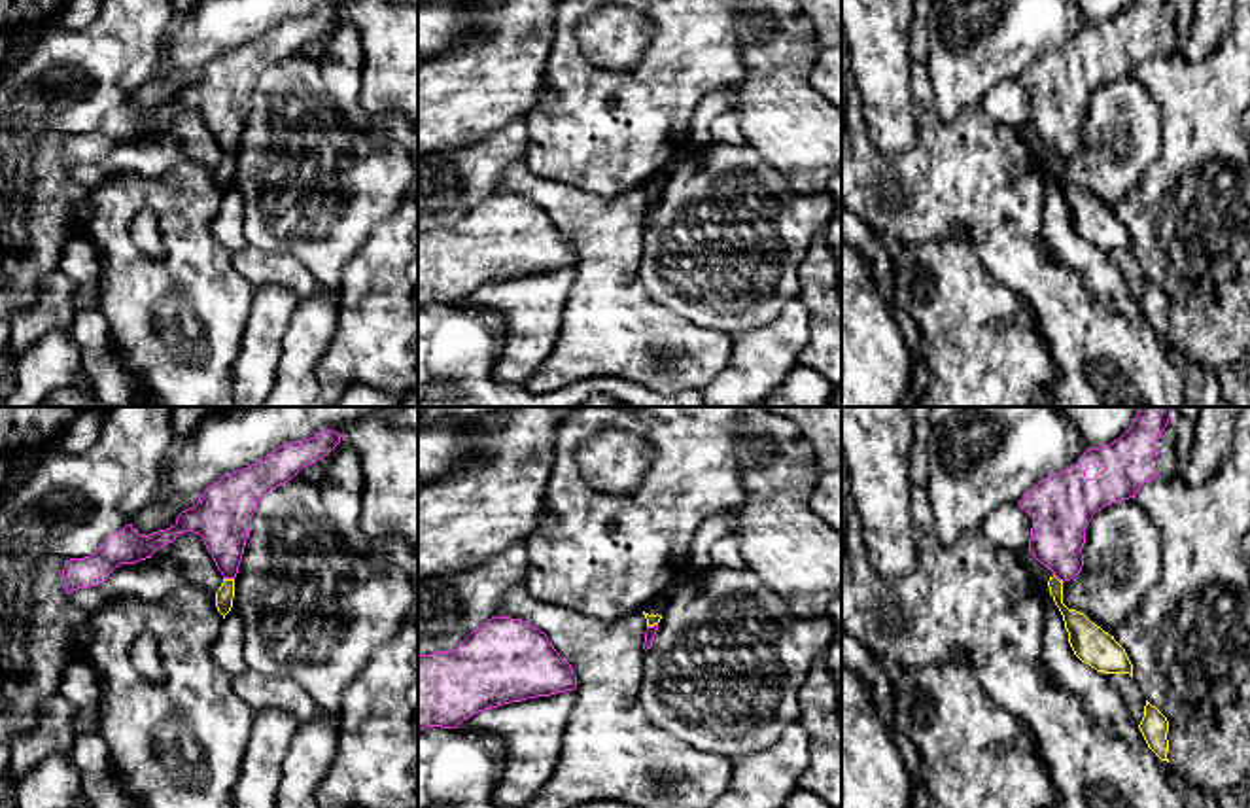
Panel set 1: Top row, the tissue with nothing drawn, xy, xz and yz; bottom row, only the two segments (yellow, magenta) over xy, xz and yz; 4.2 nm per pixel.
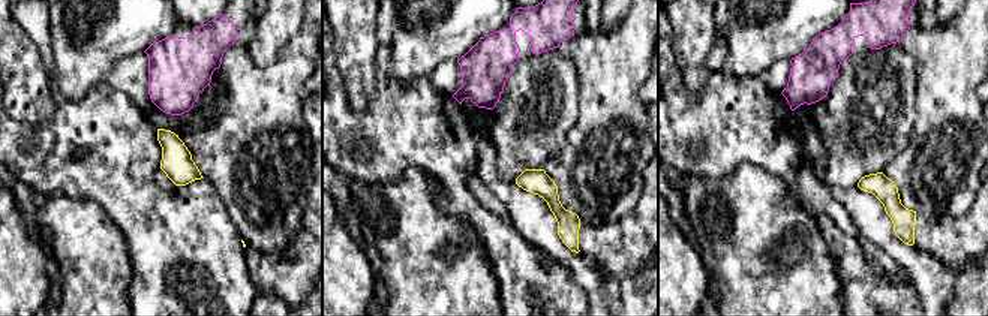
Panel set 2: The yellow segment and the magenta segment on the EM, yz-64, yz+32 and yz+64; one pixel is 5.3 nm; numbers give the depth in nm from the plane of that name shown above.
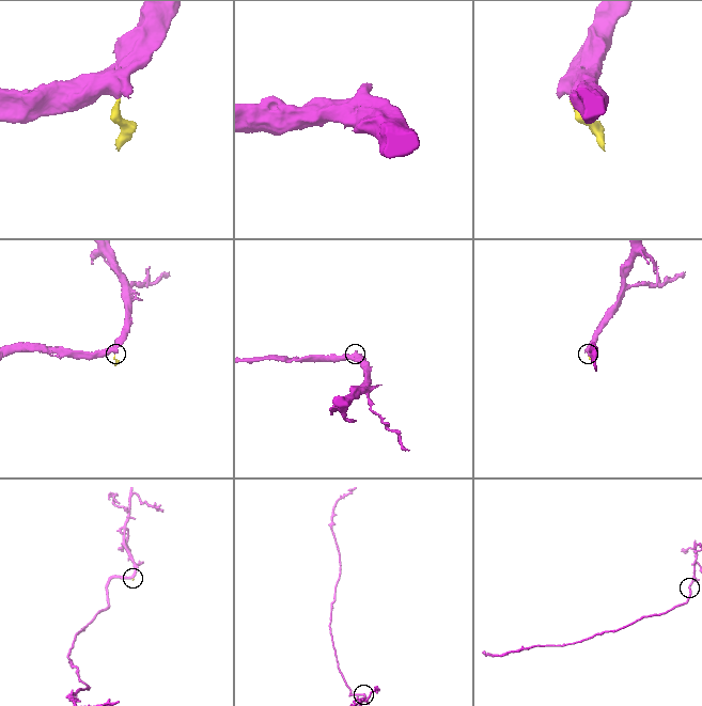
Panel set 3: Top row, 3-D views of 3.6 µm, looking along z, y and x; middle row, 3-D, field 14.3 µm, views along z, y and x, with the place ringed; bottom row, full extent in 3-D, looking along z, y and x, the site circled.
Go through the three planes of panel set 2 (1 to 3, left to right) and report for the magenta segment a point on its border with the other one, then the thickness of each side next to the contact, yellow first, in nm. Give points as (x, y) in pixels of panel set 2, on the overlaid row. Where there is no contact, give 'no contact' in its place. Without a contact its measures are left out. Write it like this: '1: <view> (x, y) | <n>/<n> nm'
1: no contact
2: no contact
3: no contact

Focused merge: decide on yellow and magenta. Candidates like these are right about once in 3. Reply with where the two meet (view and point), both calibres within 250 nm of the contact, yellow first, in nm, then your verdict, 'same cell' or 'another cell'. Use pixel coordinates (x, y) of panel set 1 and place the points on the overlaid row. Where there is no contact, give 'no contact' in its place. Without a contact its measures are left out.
contact xy (229, 579); calibres 80 and 240 nm; another cell

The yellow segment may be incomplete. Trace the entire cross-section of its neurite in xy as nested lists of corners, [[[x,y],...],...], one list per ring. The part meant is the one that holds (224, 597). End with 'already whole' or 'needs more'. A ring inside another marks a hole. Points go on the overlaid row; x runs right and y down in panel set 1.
[[[223,579],[219,590],[216,592],[216,607],[223,615],[223,619],[233,607],[233,598],[234,598],[234,579]]]; already whole

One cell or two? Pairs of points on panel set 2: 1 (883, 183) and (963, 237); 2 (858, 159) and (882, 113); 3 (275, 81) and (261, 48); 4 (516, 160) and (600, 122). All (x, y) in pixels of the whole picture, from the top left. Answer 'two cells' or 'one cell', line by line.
1: one cell
2: one cell
3: two cells
4: two cells

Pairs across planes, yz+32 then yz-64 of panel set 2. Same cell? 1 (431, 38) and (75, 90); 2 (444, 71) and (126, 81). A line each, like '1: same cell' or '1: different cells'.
1: same cell
2: same cell

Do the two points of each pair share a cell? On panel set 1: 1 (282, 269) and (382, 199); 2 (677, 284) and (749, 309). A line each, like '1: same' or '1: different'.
1: same
2: same

